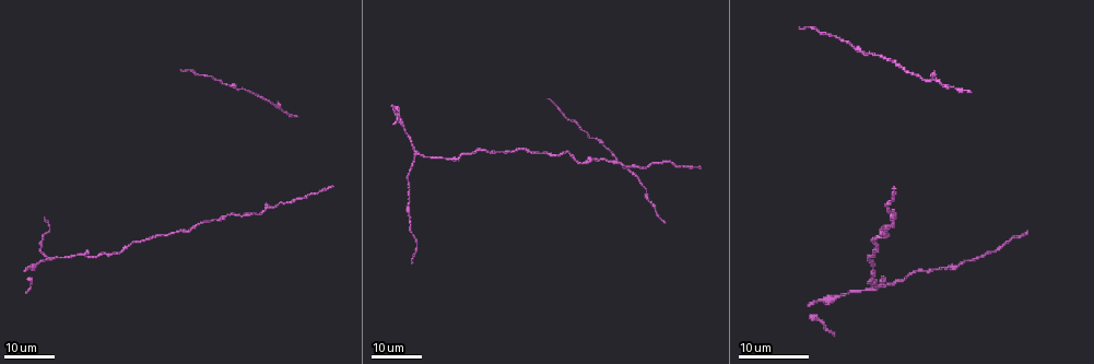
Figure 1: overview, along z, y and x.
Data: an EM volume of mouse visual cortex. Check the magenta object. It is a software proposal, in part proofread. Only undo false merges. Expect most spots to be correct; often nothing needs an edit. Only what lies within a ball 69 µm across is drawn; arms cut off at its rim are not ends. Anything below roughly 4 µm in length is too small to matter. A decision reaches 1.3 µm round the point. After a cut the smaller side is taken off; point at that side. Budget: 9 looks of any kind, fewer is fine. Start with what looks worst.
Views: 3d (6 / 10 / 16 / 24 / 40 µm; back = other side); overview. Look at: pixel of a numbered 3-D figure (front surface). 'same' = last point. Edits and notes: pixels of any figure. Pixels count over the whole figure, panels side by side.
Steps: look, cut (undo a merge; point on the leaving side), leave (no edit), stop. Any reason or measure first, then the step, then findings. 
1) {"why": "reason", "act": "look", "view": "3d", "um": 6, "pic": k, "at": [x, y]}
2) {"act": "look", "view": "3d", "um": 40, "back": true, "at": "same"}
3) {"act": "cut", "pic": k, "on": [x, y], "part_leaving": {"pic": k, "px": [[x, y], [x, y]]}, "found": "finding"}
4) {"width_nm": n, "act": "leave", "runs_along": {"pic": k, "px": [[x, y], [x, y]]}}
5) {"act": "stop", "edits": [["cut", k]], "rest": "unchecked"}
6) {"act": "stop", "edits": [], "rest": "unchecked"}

{"why": "arms part here", "act": "look", "view": "3d", "um": 16, "pic": 1, "at": [414, 156]}

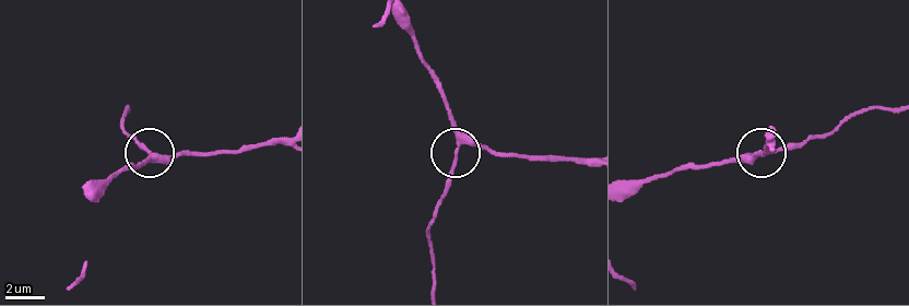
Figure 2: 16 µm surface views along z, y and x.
{"act": "look", "view": "3d", "um": 10, "pic": 2, "at": [458, 142]}

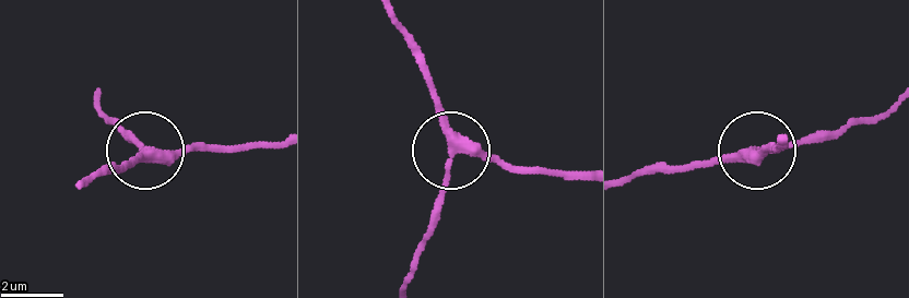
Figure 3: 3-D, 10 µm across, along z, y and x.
{"why": "zoom in", "act": "look", "view": "3d", "um": 6, "pic": 3, "at": [453, 151]}

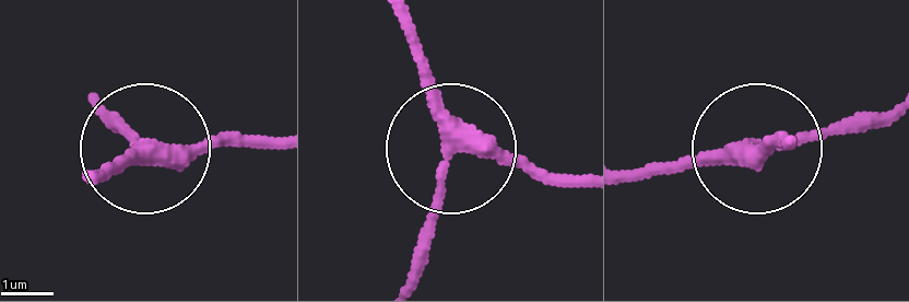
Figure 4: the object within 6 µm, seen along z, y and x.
{"width_nm": 270, "act": "leave", "runs_along": {"pic": 4, "px": [[275, 142], [170, 155], [144, 142], [101, 167]]}, "found": "continuous, no second neuron"}

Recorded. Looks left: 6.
{"why": "calibre changes", "act": "look", "view": "3d", "um": 16, "pic": 1, "at": [272, 207]}

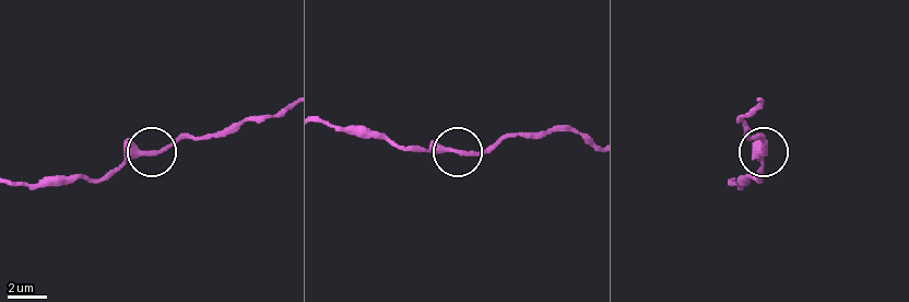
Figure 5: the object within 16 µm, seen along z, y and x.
{"act": "look", "view": "3d", "um": 6, "pic": 5, "at": [457, 154]}

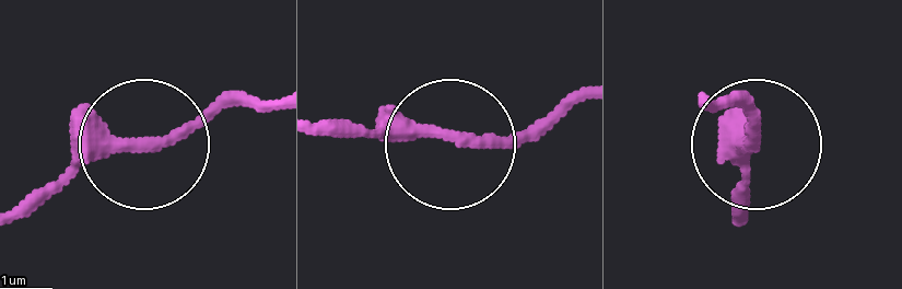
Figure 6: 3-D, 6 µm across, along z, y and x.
{"width_nm": 230, "act": "leave", "found": "one neuron here"}

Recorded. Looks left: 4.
{"why": "sudden change in width", "act": "look", "view": "3d", "um": 24, "pic": 1, "at": [74, 256]}

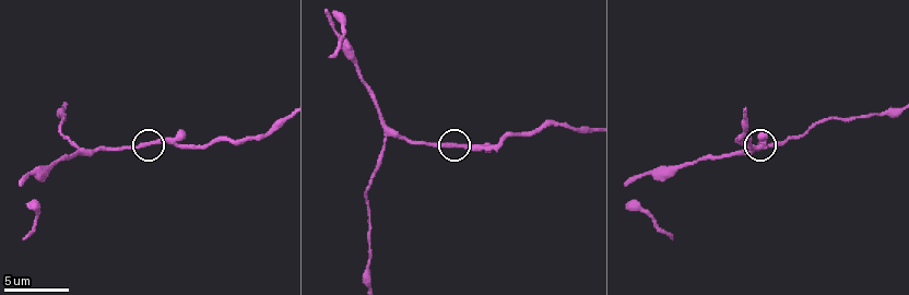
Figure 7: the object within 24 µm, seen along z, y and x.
{"act": "look", "view": "3d", "um": 10, "pic": 7, "at": [453, 143]}

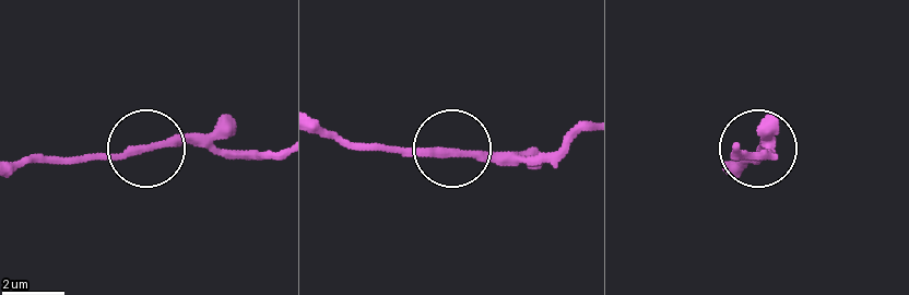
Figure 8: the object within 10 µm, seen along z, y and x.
{"act": "look", "view": "3d", "um": 10, "back": true, "pic": 8, "at": [149, 145]}

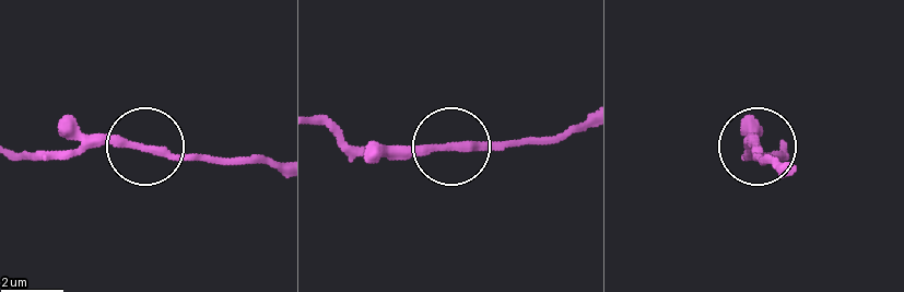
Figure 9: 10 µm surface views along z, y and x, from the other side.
{"act": "leave", "runs_along": {"pic": 9, "px": [[11, 150], [160, 144], [243, 161]]}, "found": "continuous, no second neuron"}

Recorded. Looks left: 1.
{"act": "stop", "edits": [], "rest": "unchecked"}

